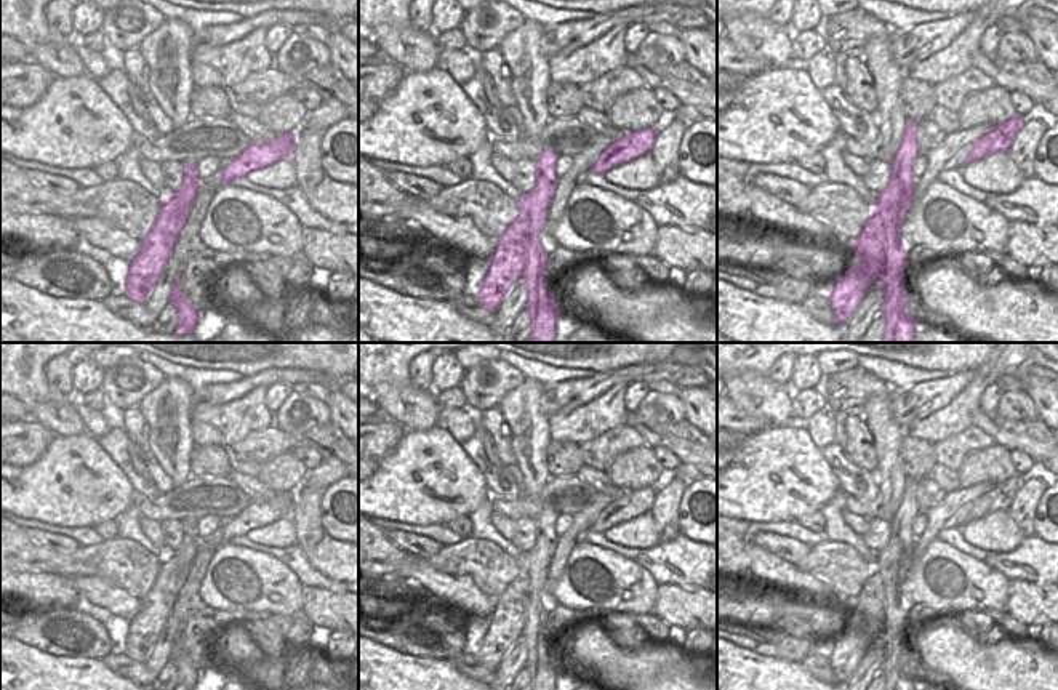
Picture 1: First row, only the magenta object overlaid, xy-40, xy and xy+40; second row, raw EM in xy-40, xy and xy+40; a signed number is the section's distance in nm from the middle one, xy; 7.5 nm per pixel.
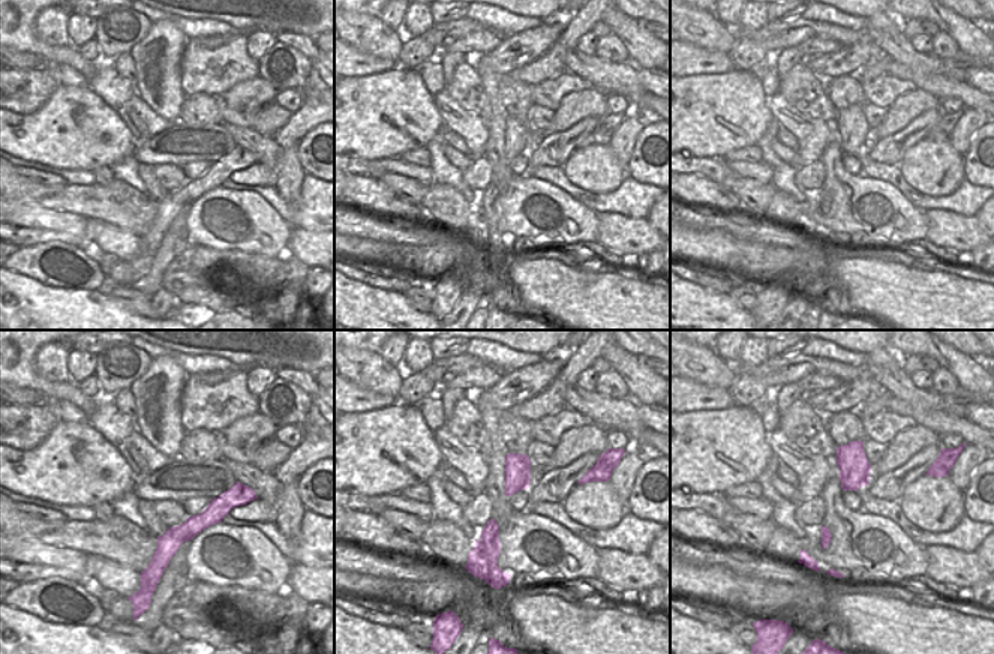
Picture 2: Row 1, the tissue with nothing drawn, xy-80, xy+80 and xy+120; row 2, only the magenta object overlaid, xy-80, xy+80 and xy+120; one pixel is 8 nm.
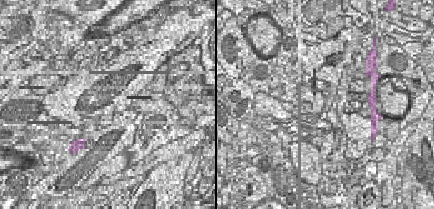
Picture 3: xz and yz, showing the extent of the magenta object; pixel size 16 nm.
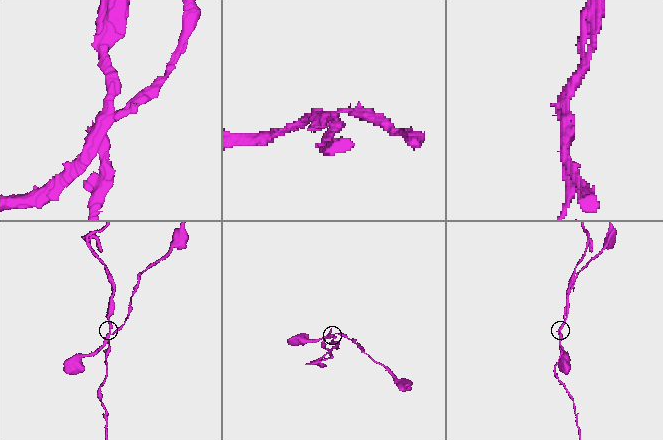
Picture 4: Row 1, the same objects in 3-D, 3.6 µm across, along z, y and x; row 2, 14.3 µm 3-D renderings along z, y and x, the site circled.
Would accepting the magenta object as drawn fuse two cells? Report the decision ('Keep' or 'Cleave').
Cleave

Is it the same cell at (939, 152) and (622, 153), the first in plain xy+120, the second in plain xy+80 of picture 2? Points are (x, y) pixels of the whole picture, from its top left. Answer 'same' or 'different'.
different

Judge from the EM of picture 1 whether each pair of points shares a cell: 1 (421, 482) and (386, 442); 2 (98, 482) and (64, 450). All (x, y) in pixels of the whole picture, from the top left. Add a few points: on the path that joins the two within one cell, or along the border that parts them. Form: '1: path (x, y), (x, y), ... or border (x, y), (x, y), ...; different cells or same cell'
1: border (407, 431), (389, 452), (375, 460); different cells
2: path (88, 479), (69, 460); same cell

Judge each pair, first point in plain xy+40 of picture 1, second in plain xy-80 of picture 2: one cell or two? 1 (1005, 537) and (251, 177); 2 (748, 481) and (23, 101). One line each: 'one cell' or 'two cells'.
1: one cell
2: two cells

